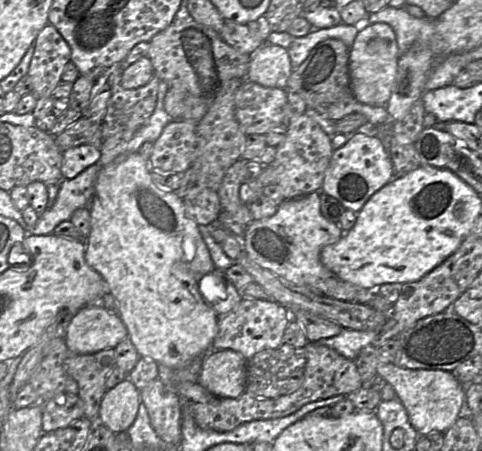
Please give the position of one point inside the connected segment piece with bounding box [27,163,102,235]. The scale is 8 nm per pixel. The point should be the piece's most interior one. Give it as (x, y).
(75, 193)

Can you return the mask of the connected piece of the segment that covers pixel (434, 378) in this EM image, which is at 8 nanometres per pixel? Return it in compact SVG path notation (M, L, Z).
M368 351L362 352L355 361L374 367L376 373L393 387L396 398L406 409L409 421L419 435L446 432L465 409L466 384L462 384L451 371L401 368L394 363L380 361Z

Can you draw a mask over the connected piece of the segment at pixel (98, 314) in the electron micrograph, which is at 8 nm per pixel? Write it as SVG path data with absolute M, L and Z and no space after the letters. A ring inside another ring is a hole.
M101 303L81 308L68 326L65 342L70 353L93 354L115 348L128 336L120 316L110 313Z

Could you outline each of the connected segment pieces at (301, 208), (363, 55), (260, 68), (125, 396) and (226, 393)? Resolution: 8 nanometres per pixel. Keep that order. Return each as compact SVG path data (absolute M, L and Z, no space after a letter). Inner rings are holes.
M320 192L285 199L273 216L254 220L242 238L243 250L259 266L296 285L311 289L316 288L317 281L334 275L322 264L320 252L325 246L338 242L345 233L337 223L322 215Z
M369 23L359 31L350 49L350 81L357 101L370 106L386 106L398 73L399 47L394 29L387 23Z
M264 43L250 54L246 79L265 87L286 88L293 70L288 49Z
M127 377L106 391L98 422L116 434L124 434L134 423L140 403L140 390Z
M231 349L211 350L203 359L197 383L220 398L236 398L245 392L246 360Z

